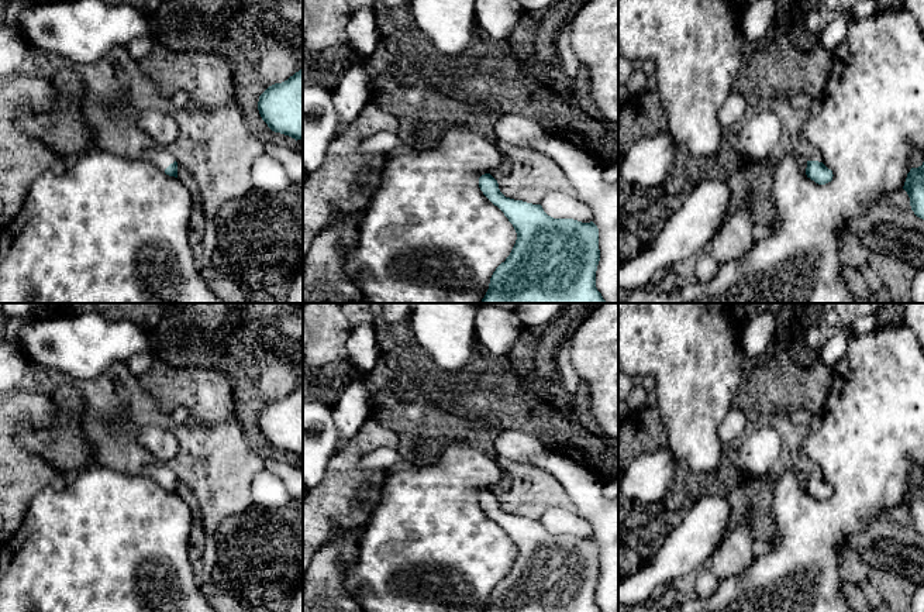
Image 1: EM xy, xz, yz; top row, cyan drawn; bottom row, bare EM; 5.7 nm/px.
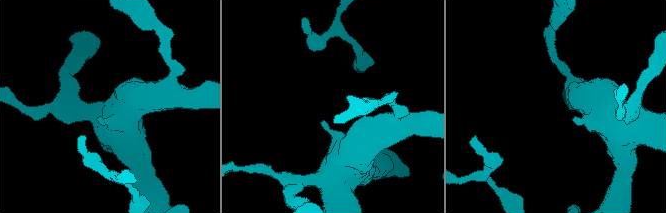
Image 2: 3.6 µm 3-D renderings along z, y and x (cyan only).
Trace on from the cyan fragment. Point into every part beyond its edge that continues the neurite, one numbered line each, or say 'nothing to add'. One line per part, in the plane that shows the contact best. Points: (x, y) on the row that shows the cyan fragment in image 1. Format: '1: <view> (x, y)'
1: xy (159, 157)

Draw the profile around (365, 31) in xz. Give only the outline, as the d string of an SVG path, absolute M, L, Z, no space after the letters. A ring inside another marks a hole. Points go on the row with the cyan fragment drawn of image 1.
M362 8L351 16L346 25L348 47L352 55L370 55L386 41L382 11Z

